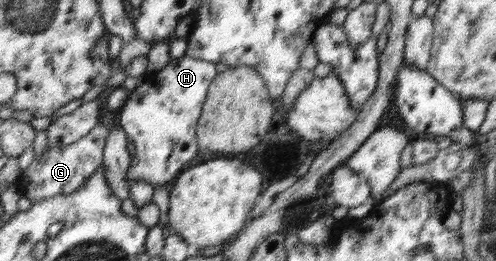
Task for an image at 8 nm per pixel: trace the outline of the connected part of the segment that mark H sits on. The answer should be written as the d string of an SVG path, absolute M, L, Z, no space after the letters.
M192 57L172 58L162 69L154 74L146 75L140 87L132 90L126 104L120 111L121 127L129 140L134 143L134 155L131 156L131 166L127 176L129 185L132 181L144 180L155 188L157 185L170 186L170 181L176 179L185 169L184 165L198 153L196 129L205 103L210 83L219 75L216 64Z

